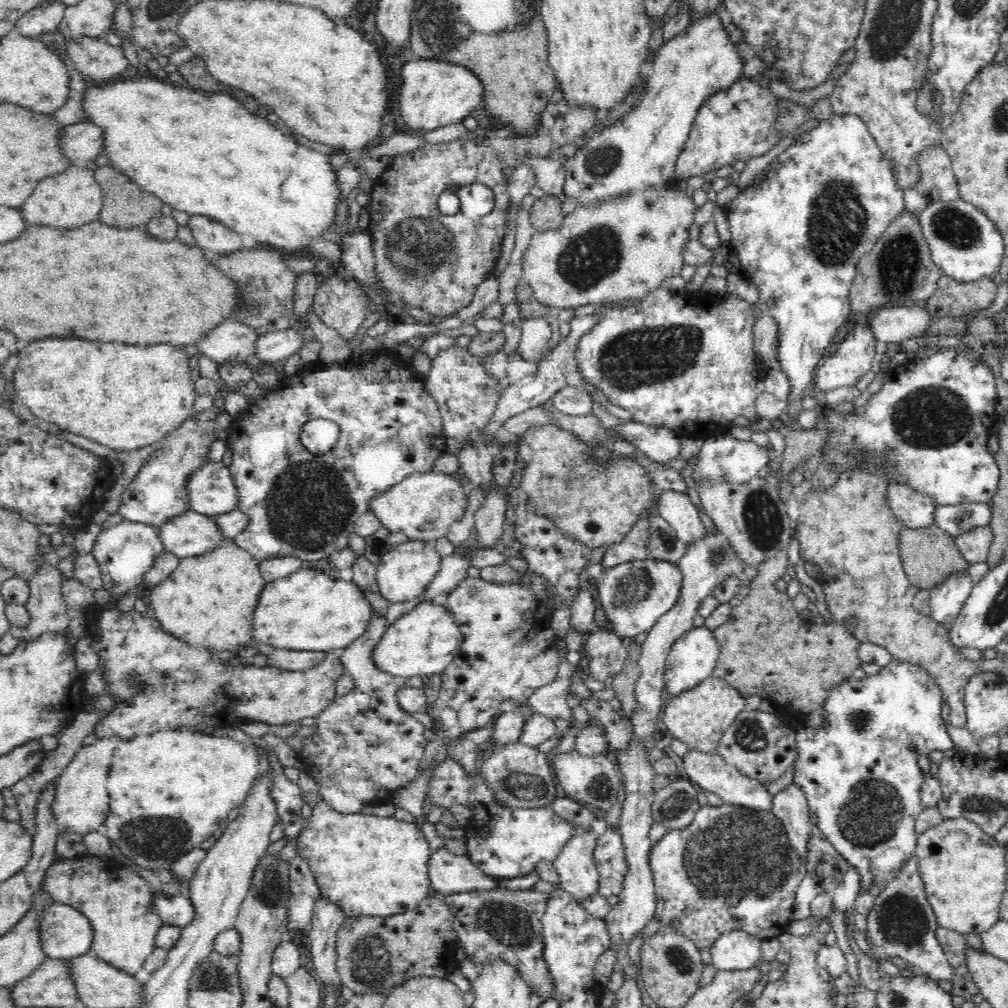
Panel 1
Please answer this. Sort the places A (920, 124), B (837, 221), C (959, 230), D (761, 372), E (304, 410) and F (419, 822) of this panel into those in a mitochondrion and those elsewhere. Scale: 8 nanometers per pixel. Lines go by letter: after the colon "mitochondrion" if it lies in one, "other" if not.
A: other
B: mitochondrion
C: mitochondrion
D: other
E: other
F: other

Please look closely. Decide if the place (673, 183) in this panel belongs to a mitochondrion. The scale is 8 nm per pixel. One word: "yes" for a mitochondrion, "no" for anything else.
no

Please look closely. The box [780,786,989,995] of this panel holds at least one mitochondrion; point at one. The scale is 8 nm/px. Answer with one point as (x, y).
(901, 919)

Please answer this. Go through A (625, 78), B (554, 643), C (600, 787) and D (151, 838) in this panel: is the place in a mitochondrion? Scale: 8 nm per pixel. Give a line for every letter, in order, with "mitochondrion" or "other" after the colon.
A: other
B: other
C: mitochondrion
D: mitochondrion

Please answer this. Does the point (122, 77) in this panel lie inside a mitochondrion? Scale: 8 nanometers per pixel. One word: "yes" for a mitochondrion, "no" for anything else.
no

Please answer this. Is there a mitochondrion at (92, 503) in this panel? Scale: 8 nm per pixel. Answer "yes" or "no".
no

